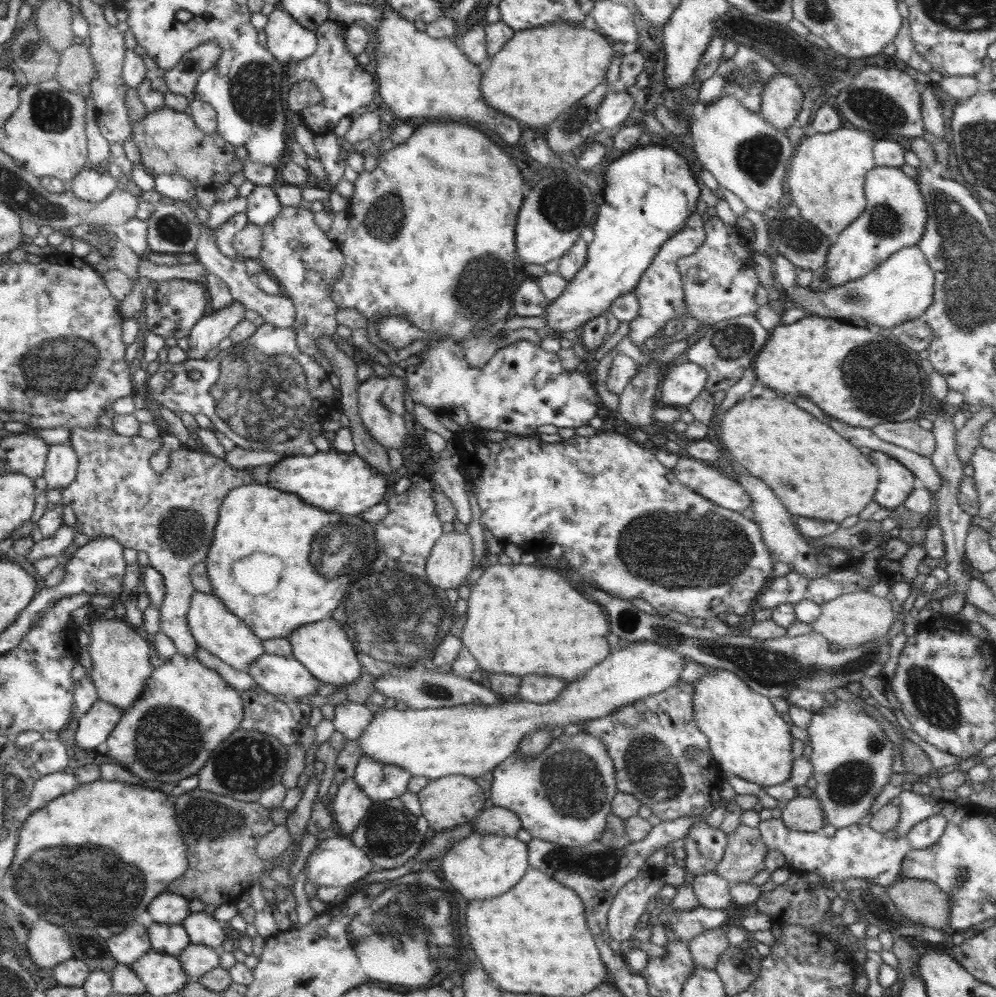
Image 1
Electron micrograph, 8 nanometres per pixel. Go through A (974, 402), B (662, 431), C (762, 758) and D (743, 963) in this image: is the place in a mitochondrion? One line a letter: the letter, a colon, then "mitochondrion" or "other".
A: other
B: other
C: other
D: other

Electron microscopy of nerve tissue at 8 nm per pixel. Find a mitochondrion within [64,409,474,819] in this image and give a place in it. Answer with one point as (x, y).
(395, 619)

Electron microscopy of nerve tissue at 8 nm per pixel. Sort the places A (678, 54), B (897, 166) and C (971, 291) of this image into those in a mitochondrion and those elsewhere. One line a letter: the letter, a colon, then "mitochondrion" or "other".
A: other
B: other
C: mitochondrion

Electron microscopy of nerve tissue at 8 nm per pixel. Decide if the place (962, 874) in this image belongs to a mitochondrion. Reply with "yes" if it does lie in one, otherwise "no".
yes

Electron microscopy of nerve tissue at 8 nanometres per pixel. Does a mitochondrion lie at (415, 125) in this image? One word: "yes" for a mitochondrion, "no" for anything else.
no

